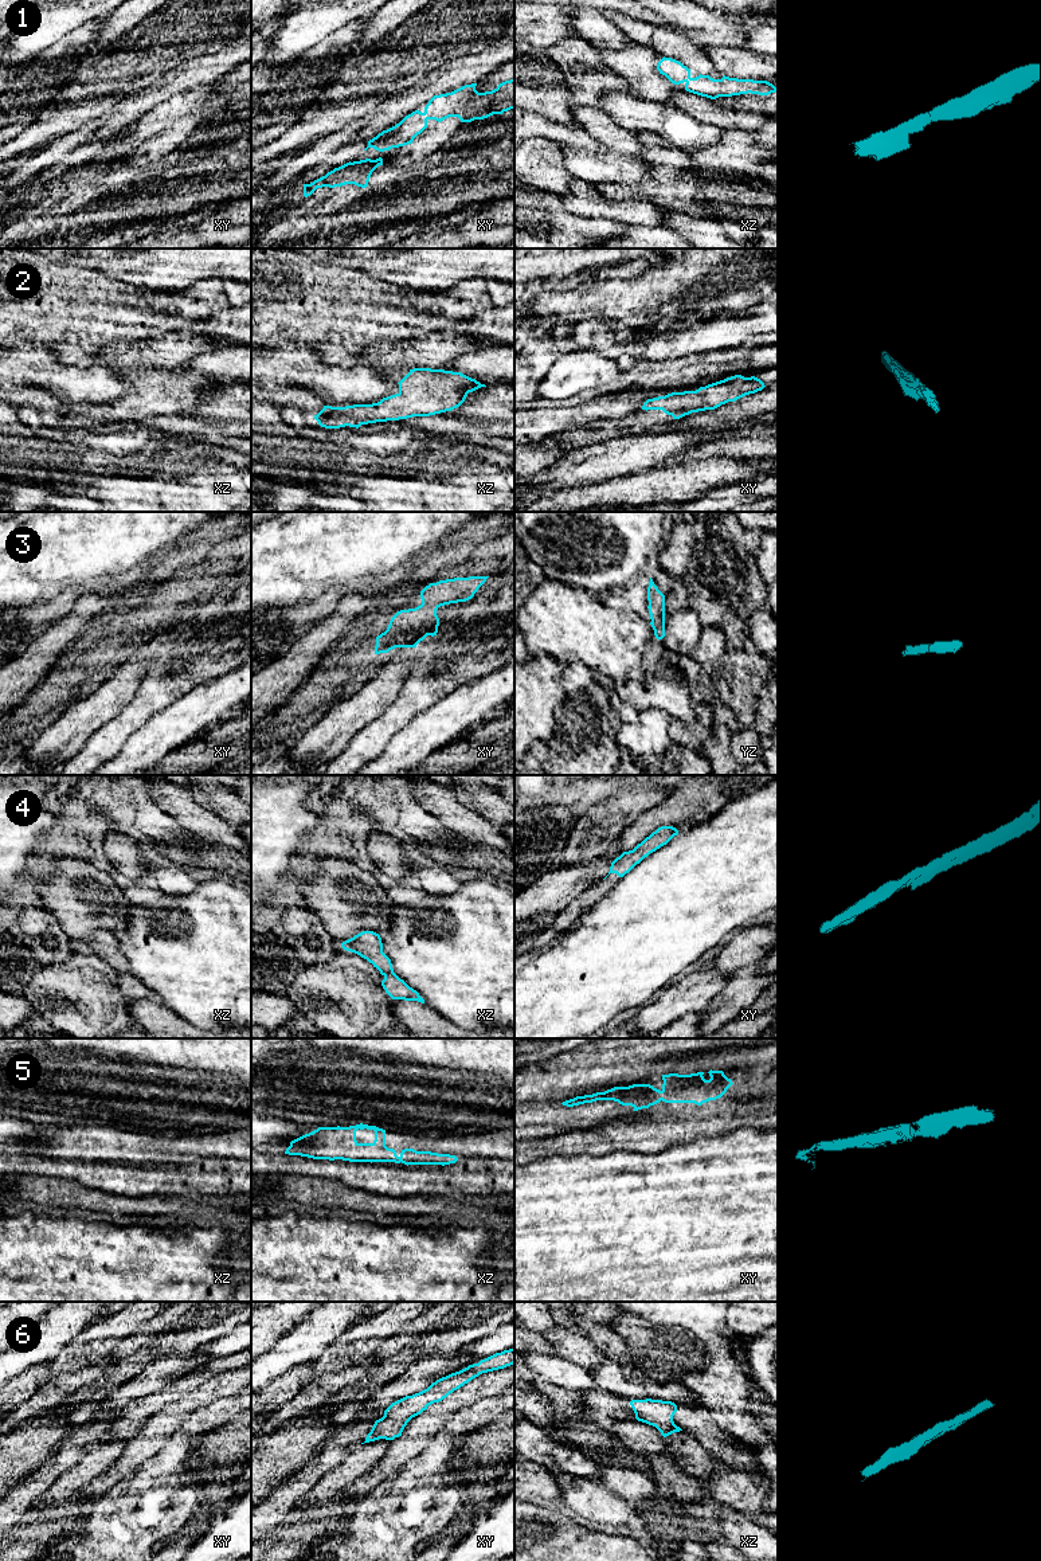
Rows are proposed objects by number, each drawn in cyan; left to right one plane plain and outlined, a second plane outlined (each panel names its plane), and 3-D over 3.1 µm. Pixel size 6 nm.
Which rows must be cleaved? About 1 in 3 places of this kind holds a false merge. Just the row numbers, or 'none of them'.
none of them

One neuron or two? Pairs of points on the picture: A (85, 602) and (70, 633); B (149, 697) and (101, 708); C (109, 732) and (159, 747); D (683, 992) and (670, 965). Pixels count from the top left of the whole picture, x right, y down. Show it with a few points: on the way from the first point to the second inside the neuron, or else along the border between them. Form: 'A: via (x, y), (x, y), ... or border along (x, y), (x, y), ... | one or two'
A: via (83, 610), (71, 625) | one
B: border along (145, 673), (136, 695), (108, 723) | two
C: border along (152, 716), (109, 761) | two
D: border along (680, 975), (653, 998) | two

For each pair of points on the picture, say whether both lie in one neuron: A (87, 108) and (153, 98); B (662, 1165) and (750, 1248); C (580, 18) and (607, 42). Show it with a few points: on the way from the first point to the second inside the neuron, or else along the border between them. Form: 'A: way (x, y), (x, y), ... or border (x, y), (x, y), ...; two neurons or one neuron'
A: border (120, 98), (106, 112), (86, 121); two neurons
B: way (684, 1186), (728, 1231); one neuron
C: way (587, 23), (601, 35); one neuron

